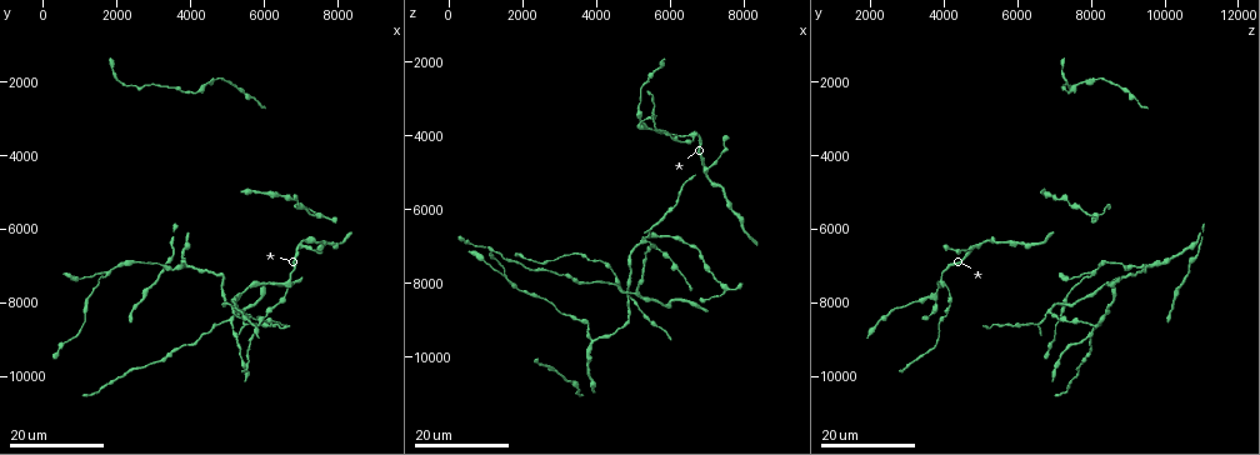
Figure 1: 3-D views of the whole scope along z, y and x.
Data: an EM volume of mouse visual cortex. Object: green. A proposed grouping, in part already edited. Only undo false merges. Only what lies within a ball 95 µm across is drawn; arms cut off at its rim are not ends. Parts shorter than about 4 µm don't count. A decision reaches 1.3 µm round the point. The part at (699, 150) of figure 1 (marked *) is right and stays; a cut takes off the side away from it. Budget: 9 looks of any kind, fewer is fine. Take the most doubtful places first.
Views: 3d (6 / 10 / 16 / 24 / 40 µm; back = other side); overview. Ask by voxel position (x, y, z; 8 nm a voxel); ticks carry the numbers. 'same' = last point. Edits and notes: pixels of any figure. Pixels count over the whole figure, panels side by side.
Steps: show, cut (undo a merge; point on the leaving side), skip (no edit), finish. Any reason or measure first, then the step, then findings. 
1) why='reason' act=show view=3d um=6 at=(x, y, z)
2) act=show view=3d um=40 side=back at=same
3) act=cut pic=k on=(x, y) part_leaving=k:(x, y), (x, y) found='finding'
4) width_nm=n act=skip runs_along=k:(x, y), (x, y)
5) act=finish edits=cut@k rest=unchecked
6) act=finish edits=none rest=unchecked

why='side arm on a straight run' act=show view=3d um=16 at=(1700, 7200, 8000)

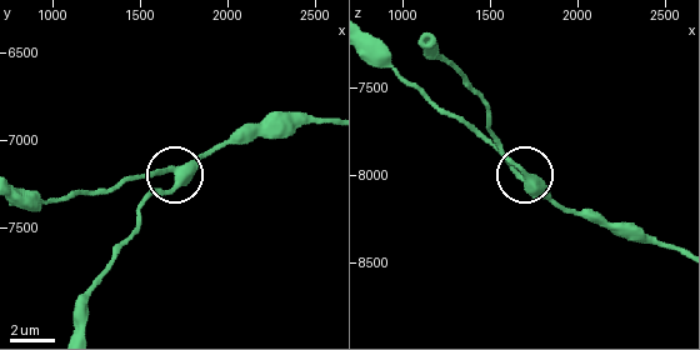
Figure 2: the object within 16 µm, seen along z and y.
act=show view=3d um=6 at=(1720, 7200, 8040)

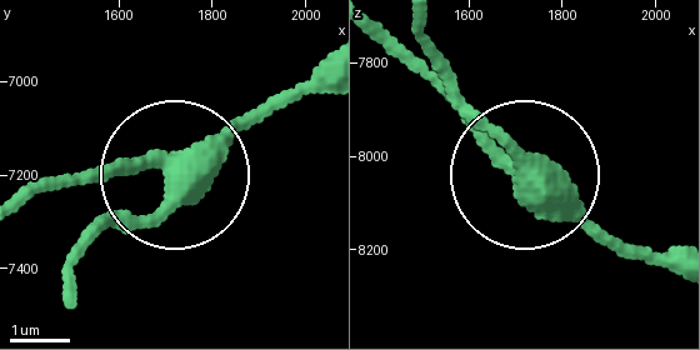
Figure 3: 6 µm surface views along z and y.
width_nm=390 act=skip runs_along=3:(325, 78), (280, 93), (190, 163), (46, 178) found='all the same neuron'

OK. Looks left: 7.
why='three arms meet' act=show view=3d um=24 at=(3900, 7100, 9600)

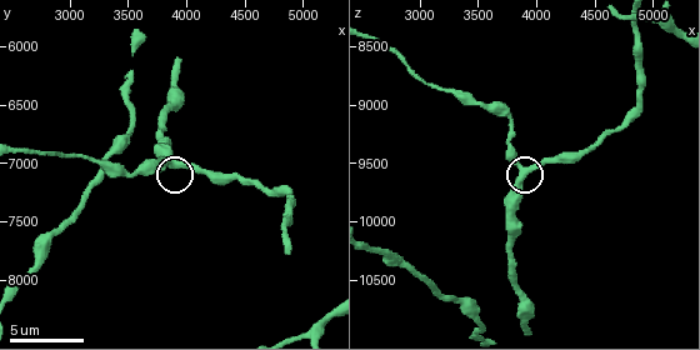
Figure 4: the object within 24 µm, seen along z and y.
why='zoom in' act=show view=3d um=10 at=(3860, 6980, 9560)

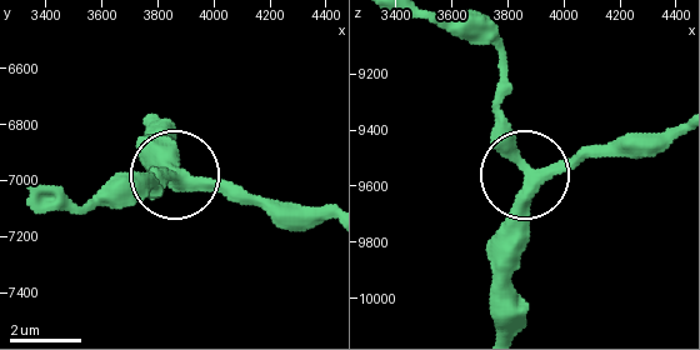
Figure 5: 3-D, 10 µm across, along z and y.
act=skip runs_along=5:(679, 125), (634, 131), (535, 170), (518, 263) found='all the same neuron'

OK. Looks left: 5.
why='thick turns thin' act=show view=3d um=16 at=(6200, 8600, 7600)

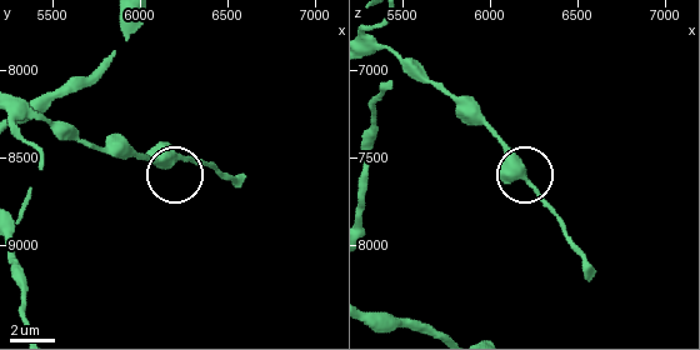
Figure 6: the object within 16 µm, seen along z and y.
why='zoom in' act=show view=3d um=6 at=(6240, 8520, 7680)

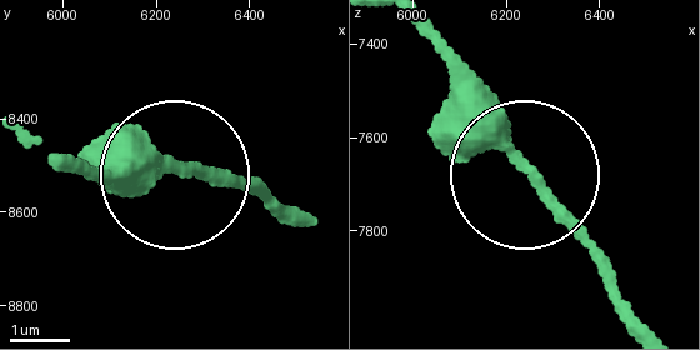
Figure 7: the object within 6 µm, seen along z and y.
width_nm=290 act=skip runs_along=7:(63, 169), (241, 174), (286, 204) found='continuous, no second neuron'

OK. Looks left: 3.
act=show view=3d um=16 at=(5300, 8200, 6900)

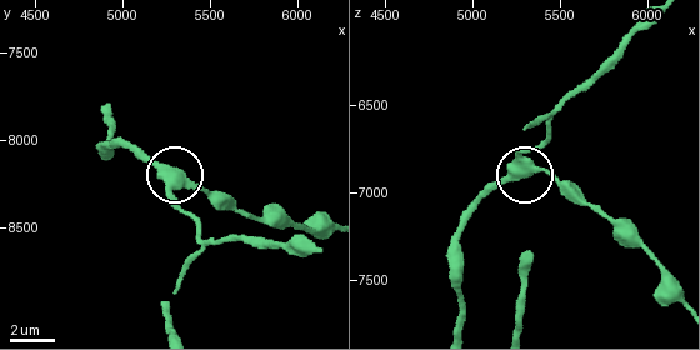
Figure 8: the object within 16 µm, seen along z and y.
act=show view=3d um=10 at=(5400, 8260, 6880)

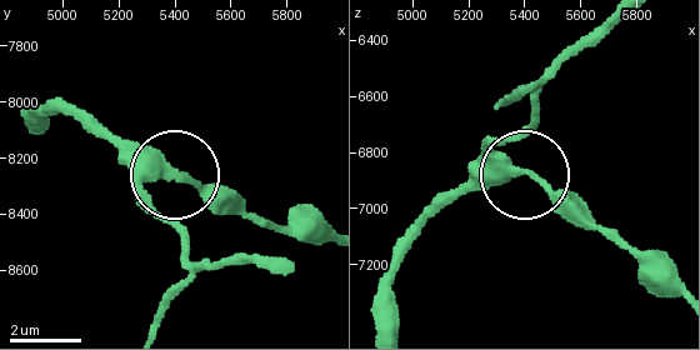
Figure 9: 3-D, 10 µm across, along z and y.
act=skip runs_along=9:(605, 21), (551, 75), (525, 129), (501, 144), (585, 224) found='all the same neuron'

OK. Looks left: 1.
act=finish edits=none rest=unchecked

